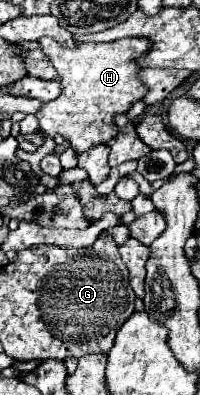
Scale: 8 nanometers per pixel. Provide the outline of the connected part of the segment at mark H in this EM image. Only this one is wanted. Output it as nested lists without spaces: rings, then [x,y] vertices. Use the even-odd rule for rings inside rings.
[[[45,37],[39,39],[41,51],[53,63],[61,81],[61,95],[53,101],[41,105],[35,113],[39,119],[39,135],[43,139],[55,139],[61,135],[73,149],[75,155],[91,149],[93,145],[105,145],[113,139],[119,129],[113,123],[113,117],[125,113],[131,103],[139,101],[147,89],[141,85],[135,65],[135,59],[149,49],[145,39],[119,39],[113,43],[77,43],[73,49],[57,45],[57,41]]]

